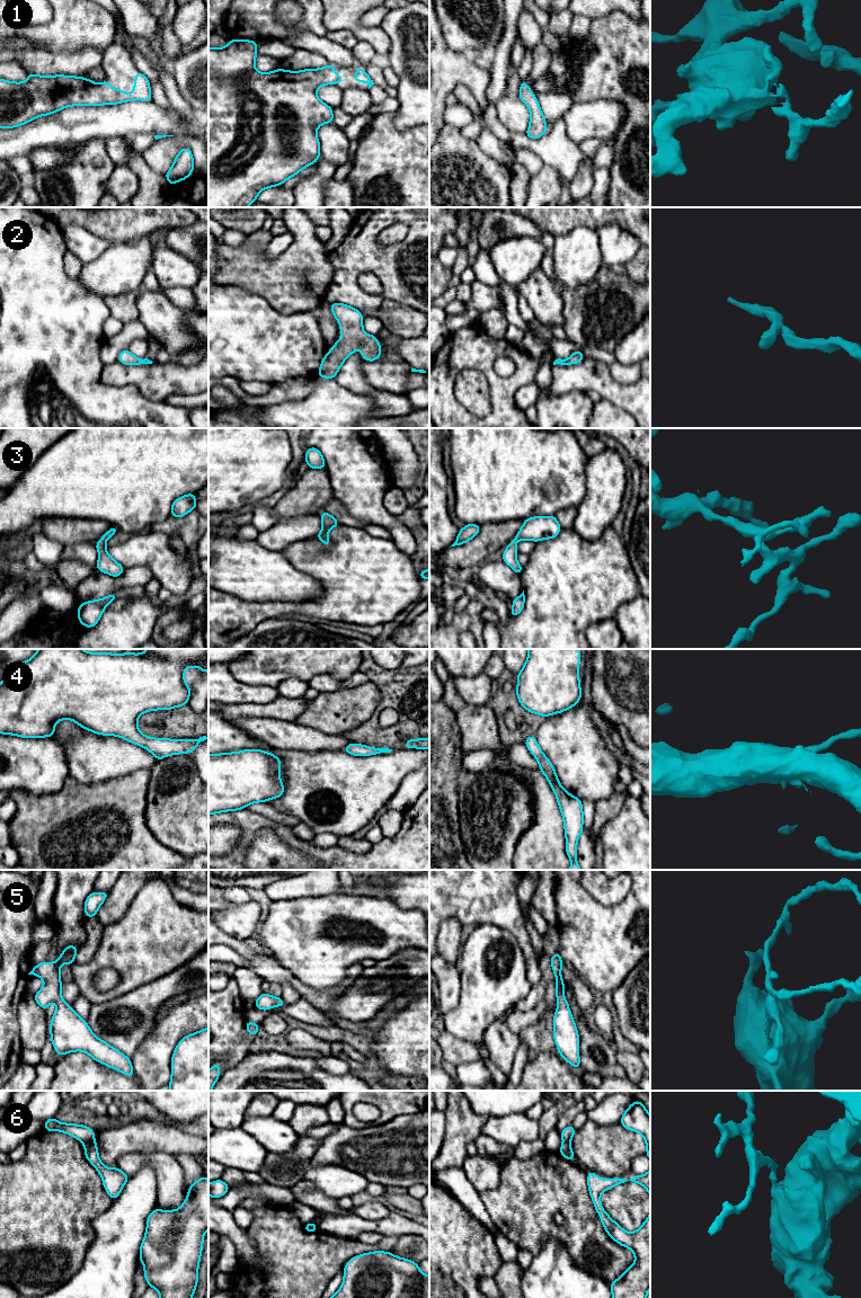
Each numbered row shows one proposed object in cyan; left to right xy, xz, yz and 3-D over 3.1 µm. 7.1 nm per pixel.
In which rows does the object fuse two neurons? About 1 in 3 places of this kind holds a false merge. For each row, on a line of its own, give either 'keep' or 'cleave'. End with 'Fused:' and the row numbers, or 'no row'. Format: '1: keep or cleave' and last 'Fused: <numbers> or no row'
1: keep
2: keep
3: keep
4: keep
5: keep
6: cleave
Fused: 6

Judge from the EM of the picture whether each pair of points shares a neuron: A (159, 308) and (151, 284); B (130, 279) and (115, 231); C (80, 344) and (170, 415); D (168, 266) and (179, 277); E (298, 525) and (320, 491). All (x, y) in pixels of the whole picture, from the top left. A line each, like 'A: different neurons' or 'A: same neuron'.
A: different neurons
B: different neurons
C: same neuron
D: same neuron
E: different neurons

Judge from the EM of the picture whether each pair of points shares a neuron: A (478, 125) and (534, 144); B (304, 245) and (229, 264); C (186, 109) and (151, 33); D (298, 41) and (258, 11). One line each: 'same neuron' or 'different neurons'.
A: different neurons
B: same neuron
C: different neurons
D: different neurons

